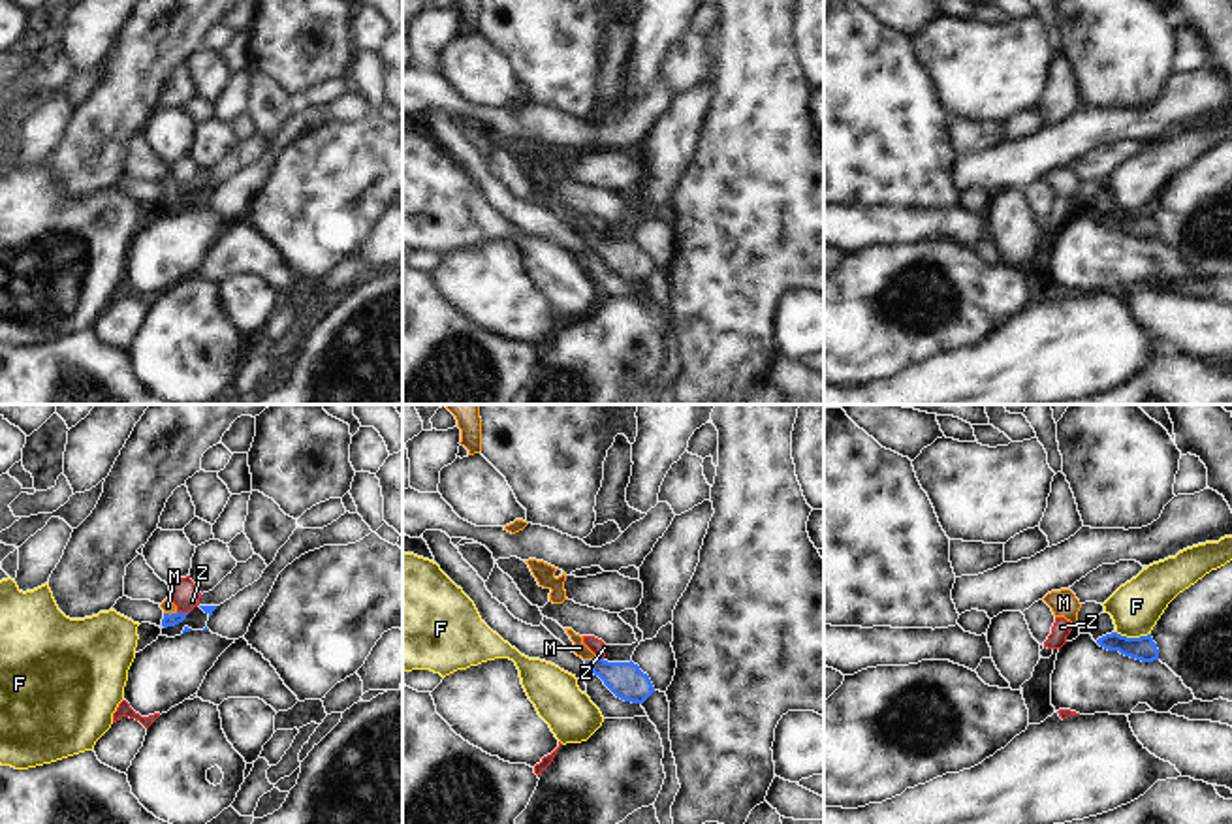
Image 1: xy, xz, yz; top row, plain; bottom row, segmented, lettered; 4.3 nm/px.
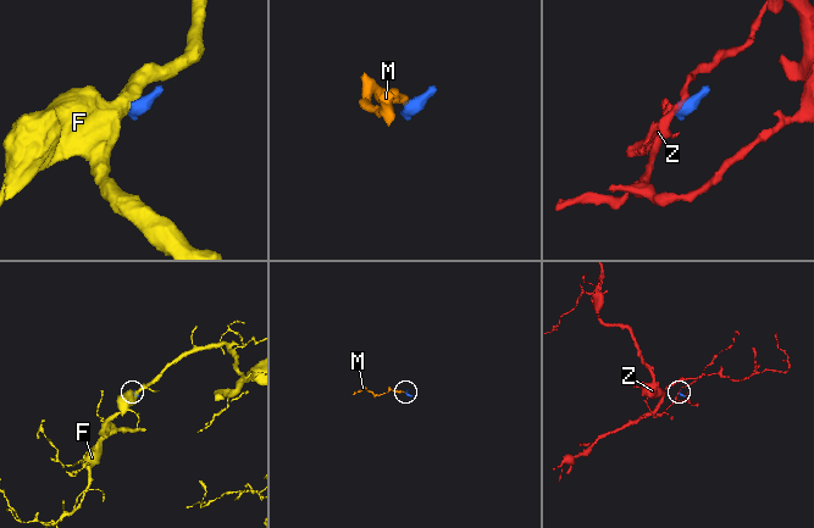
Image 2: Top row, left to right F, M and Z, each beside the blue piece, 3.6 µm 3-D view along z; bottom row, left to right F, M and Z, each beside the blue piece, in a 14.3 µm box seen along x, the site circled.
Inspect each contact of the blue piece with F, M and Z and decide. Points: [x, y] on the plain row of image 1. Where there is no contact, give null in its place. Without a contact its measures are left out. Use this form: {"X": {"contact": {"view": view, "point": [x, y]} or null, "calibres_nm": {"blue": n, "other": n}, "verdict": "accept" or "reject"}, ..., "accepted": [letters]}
{"F": {"contact": {"view": "yz", "point": [1133, 217]}, "calibres_nm": {"blue": 100, "other": 220}, "verdict": "reject"}, "M": {"contact": {"view": "xz", "point": [591, 239]}, "calibres_nm": {"blue": 160, "other": 60}, "verdict": "accept"}, "Z": {"contact": {"view": "xy", "point": [183, 192]}, "calibres_nm": {"blue": 50, "other": 120}, "verdict": "reject"}, "accepted": ["M"]}

